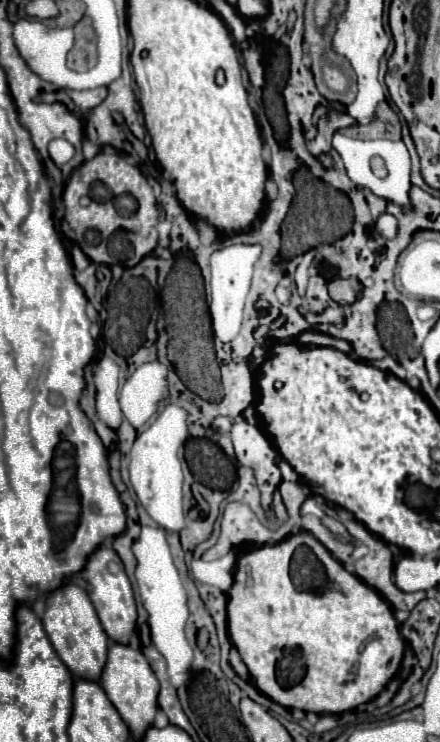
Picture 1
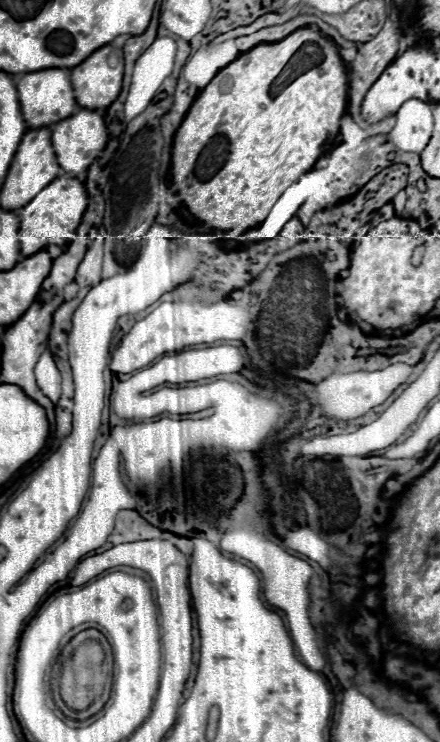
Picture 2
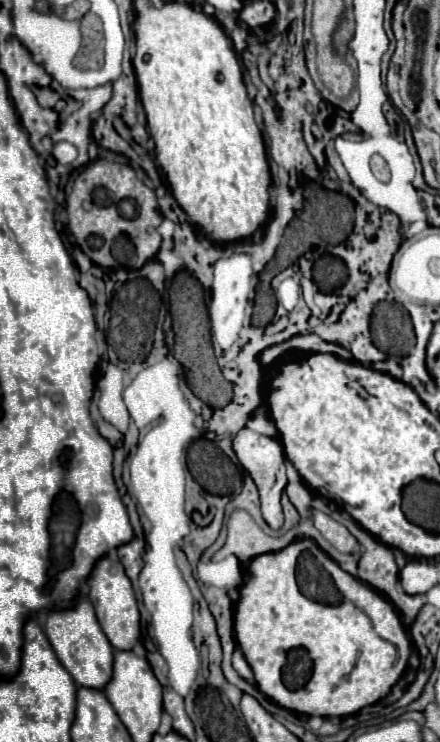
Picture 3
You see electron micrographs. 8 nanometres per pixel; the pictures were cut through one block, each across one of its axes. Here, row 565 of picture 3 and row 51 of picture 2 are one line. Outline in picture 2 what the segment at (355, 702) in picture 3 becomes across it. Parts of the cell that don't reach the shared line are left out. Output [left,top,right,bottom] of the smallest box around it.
[172,28,348,234]

